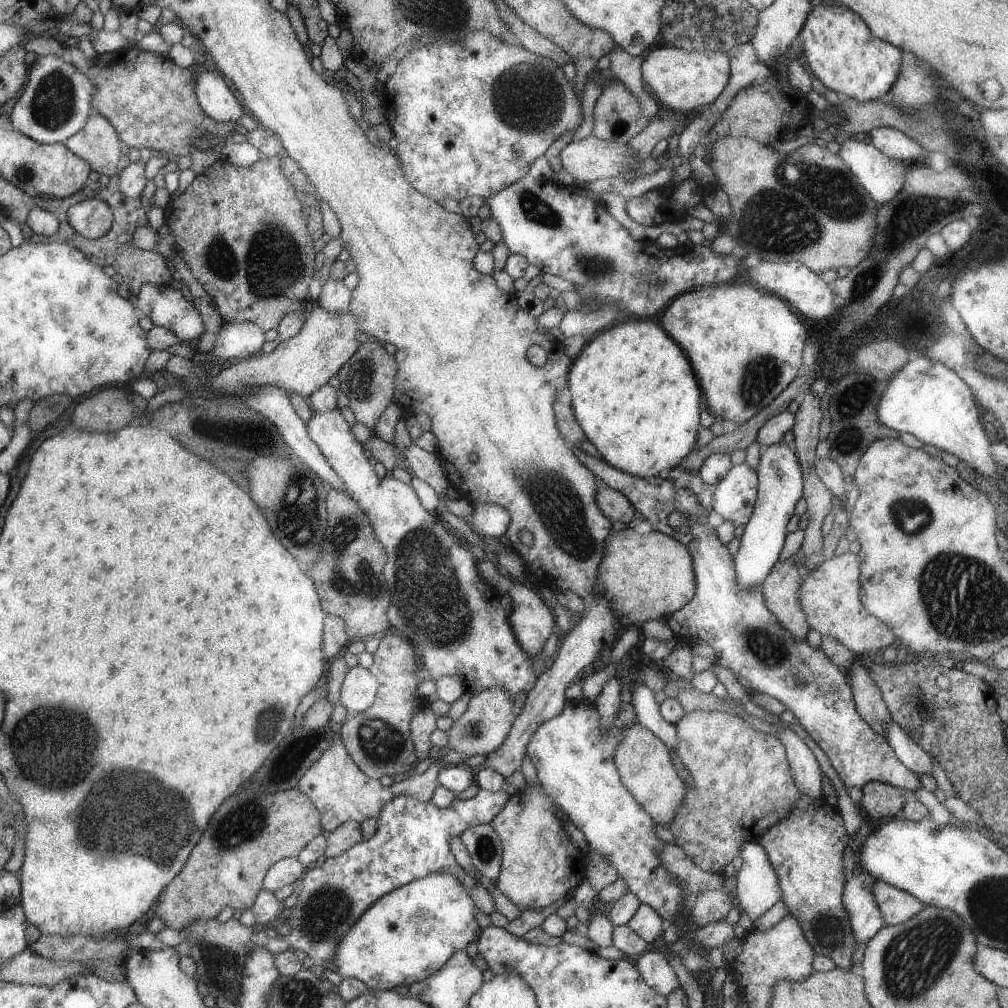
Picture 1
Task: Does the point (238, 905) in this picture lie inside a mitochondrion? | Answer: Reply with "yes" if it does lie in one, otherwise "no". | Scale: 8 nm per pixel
no

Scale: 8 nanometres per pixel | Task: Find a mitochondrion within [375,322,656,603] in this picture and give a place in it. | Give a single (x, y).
(558, 503)

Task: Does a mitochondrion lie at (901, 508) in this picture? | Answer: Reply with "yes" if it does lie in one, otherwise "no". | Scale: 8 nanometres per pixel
yes

